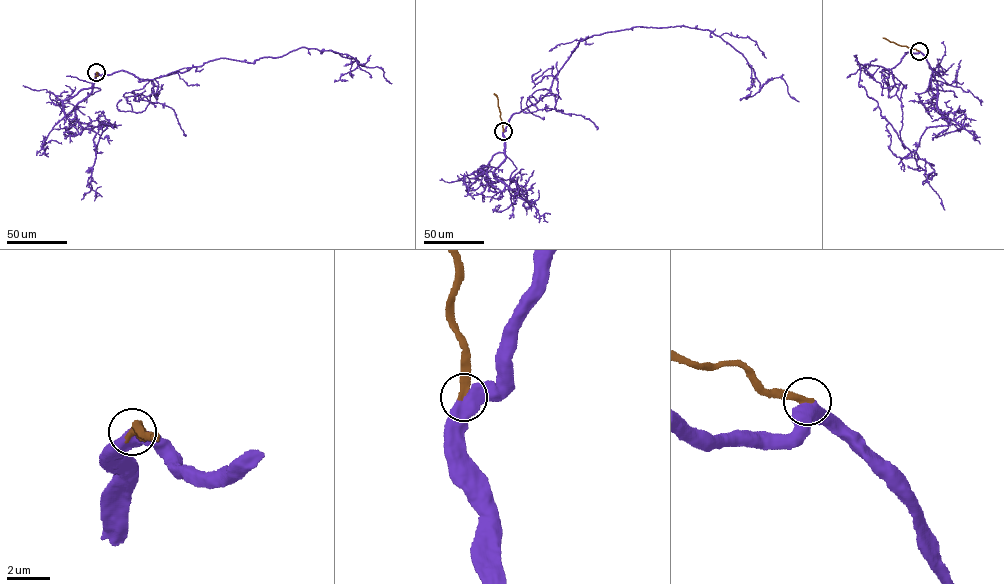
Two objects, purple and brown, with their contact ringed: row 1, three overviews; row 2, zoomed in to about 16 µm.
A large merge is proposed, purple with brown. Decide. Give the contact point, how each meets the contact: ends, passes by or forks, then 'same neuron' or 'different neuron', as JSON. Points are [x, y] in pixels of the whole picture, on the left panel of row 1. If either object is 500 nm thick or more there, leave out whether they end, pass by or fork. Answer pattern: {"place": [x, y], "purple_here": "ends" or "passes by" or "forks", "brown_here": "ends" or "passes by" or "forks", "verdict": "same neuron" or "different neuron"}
{"place": [96, 72], "verdict": "same neuron"}

